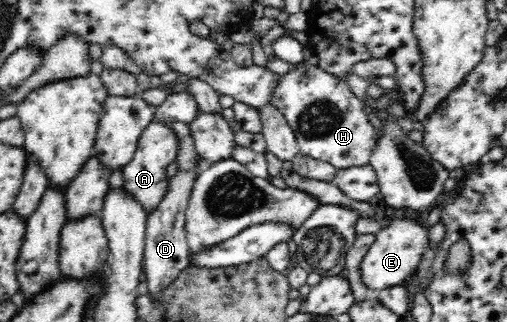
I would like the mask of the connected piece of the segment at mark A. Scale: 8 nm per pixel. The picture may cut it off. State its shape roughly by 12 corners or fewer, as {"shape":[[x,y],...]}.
{"shape":[[151,123],[134,159],[121,171],[121,189],[146,215],[168,192],[166,168],[177,162],[179,139]]}

